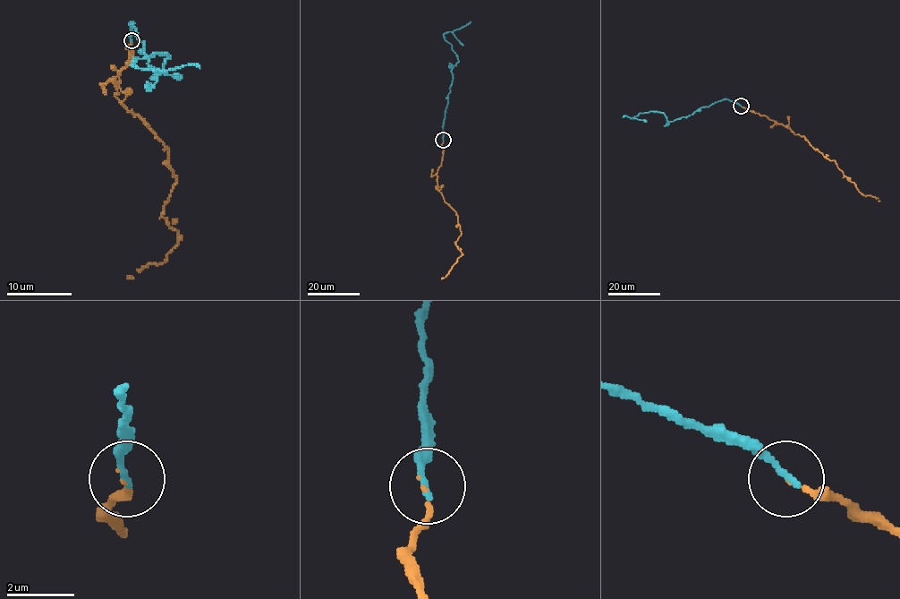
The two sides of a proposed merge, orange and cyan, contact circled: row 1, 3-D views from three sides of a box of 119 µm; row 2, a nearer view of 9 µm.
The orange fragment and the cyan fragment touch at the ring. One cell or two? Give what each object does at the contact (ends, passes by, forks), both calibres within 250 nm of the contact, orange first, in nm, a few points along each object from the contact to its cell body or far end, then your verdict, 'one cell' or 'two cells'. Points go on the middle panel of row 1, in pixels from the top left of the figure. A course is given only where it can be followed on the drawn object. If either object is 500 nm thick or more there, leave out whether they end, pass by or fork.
orange ends; cyan ends; calibres 100 and 220 nm; course orange (443, 140), (437, 188), (456, 212), (461, 233), (455, 245), (462, 255), (441, 279); course cyan (443, 140), (452, 68), (458, 62), (457, 55), (443, 35), (460, 29), (471, 21); one cell

